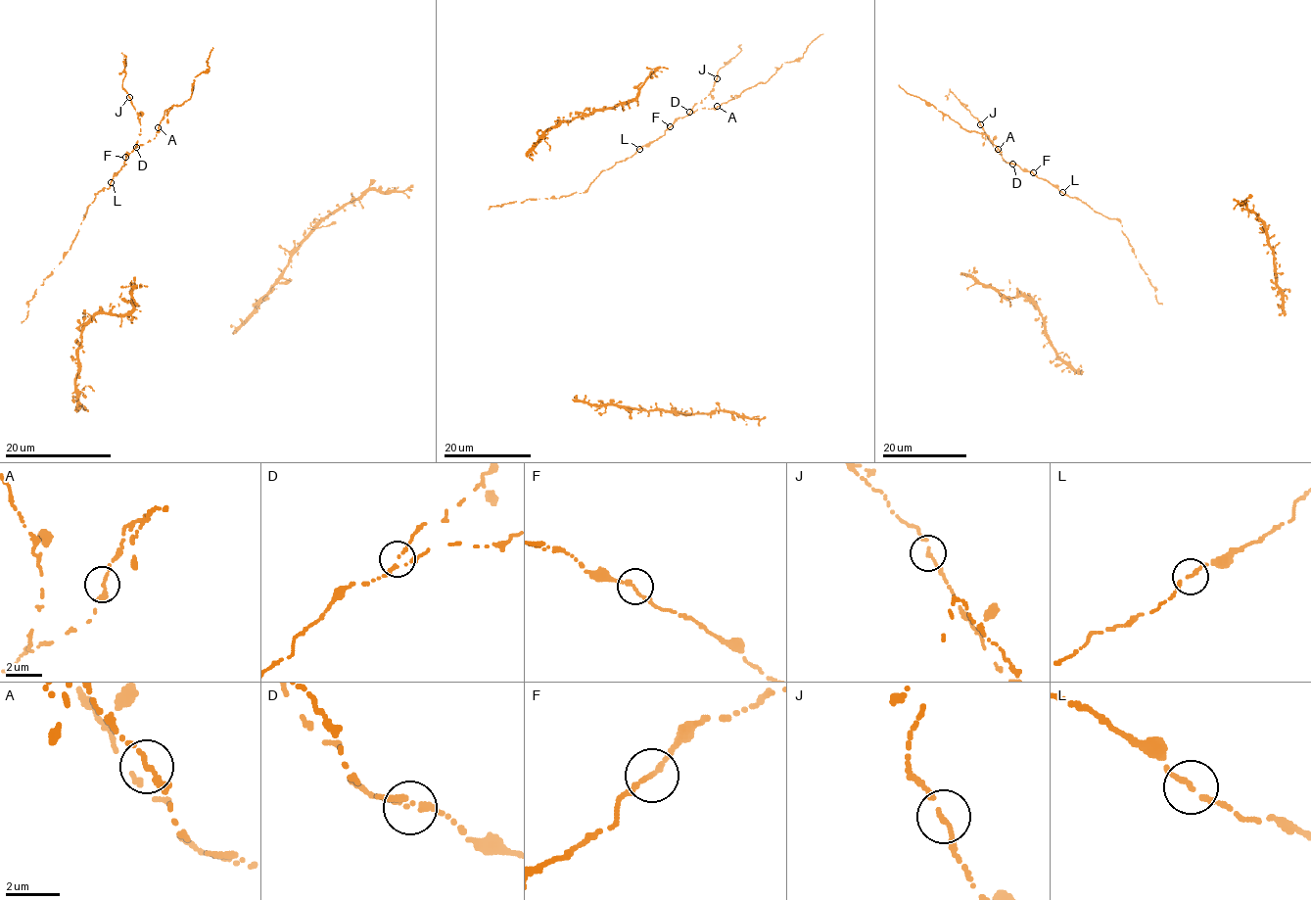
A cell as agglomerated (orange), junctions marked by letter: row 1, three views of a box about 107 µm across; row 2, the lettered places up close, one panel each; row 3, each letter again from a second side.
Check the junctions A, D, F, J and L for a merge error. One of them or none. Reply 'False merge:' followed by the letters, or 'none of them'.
False merge: none of them

